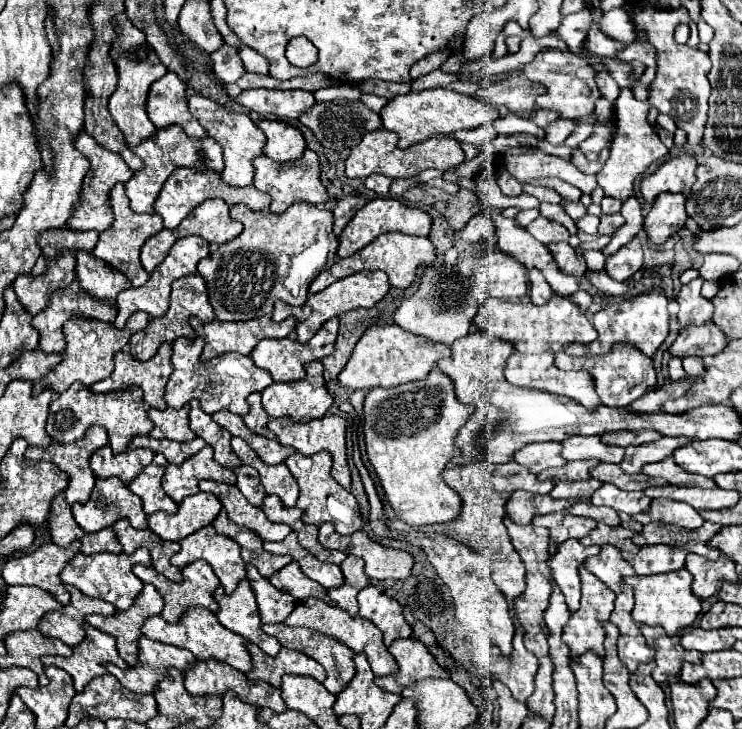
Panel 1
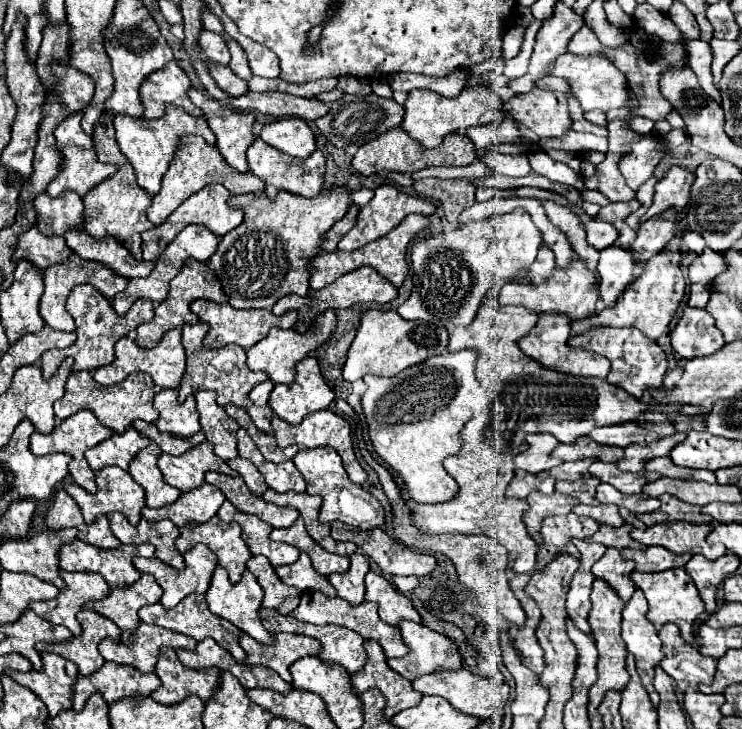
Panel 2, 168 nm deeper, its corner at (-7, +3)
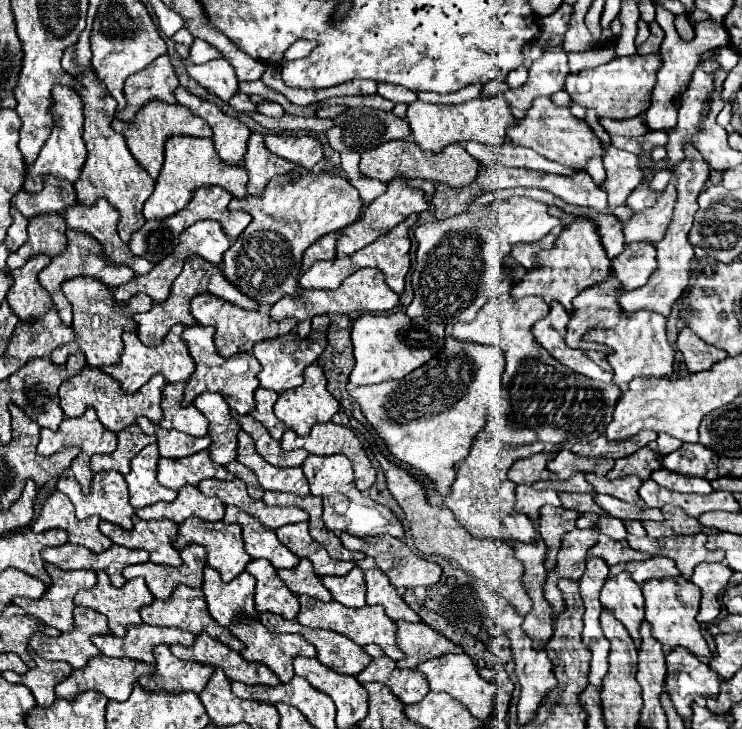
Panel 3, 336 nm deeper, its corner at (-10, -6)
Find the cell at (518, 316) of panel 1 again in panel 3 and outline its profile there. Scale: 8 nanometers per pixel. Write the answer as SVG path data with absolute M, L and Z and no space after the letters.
M577 216L571 224L567 224L553 246L549 250L541 250L537 254L535 268L529 270L511 290L515 298L523 296L543 296L547 302L557 300L561 302L567 312L573 312L573 298L581 294L583 290L597 286L603 282L611 272L611 260L607 258L607 252L601 242L601 234L597 224L591 218Z

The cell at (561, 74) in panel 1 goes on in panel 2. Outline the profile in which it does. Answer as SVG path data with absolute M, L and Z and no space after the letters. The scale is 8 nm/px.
M564 53L560 55L552 65L550 65L550 75L558 75L564 77L570 85L570 93L580 101L584 111L610 111L610 109L618 109L624 107L628 101L628 81L626 75L622 71L618 71L614 67L614 63L610 63L604 57L578 57L572 53Z

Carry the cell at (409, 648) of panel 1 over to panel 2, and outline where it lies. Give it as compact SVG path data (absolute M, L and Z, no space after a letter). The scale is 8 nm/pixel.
M402 621L400 633L410 653L402 659L388 659L388 667L404 679L414 681L420 675L434 671L456 671L462 667L458 647L444 635L428 629L422 623Z

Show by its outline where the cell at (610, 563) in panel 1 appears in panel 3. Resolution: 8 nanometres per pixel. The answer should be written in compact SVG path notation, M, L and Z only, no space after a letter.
M627 572L609 578L601 590L601 604L627 628L635 646L641 646L639 628L645 620L643 610L643 594L641 588L627 576Z

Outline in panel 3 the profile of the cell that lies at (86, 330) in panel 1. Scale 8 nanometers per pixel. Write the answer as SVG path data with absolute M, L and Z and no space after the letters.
M75 276L71 280L63 282L63 292L67 296L67 300L73 306L73 330L77 334L77 338L71 344L59 346L53 350L51 360L55 364L65 364L67 356L73 352L83 352L87 356L87 364L93 368L101 368L107 364L117 364L121 350L123 350L123 342L121 342L121 334L127 330L135 330L137 324L133 320L133 314L137 312L147 312L153 306L153 300L147 294L137 294L133 296L129 302L119 304L111 290L101 284L97 278L91 276Z

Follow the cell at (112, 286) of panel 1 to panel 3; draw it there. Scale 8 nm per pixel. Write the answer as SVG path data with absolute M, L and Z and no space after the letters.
M99 198L93 206L83 206L77 202L67 208L65 218L69 228L85 230L95 236L103 244L103 252L107 252L107 258L117 260L119 264L127 264L135 270L135 274L147 274L153 268L149 260L133 256L129 246L119 238L119 212L107 200Z

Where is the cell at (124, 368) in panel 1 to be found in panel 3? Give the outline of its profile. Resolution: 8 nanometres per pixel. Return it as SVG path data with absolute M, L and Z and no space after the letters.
M175 324L169 334L165 336L165 340L157 346L145 346L141 344L137 332L125 332L123 334L123 352L121 352L121 360L113 366L103 366L101 370L109 376L113 376L117 382L121 382L121 388L125 392L135 392L139 390L143 384L149 382L151 376L155 374L163 374L167 382L185 382L191 374L193 374L193 368L195 368L195 362L193 358L189 356L187 352L187 346L185 342L181 340L181 332L183 332L183 324Z

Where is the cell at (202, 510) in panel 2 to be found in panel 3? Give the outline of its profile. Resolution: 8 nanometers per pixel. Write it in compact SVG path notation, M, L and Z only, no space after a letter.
M183 486L177 492L177 498L173 502L155 502L149 508L139 508L135 514L143 520L157 520L157 518L169 518L181 524L183 520L197 516L207 522L217 522L223 518L223 504L219 498L203 496L195 486Z

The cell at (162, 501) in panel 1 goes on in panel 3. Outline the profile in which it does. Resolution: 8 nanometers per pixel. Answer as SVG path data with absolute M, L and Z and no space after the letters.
M149 444L131 460L131 472L125 476L125 480L129 484L133 508L145 508L155 502L175 500L177 492L161 486L155 478L159 458L161 456L157 452L157 444Z

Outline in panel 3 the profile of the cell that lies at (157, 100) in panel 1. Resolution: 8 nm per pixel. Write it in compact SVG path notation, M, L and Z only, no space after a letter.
M163 54L155 62L151 62L151 66L147 66L141 72L131 74L125 80L123 96L127 98L127 106L123 110L117 110L115 116L119 120L131 120L131 116L135 116L135 112L153 98L175 104L177 100L173 96L173 90L177 86L179 86L179 82L177 82L173 66L169 62L169 56Z

